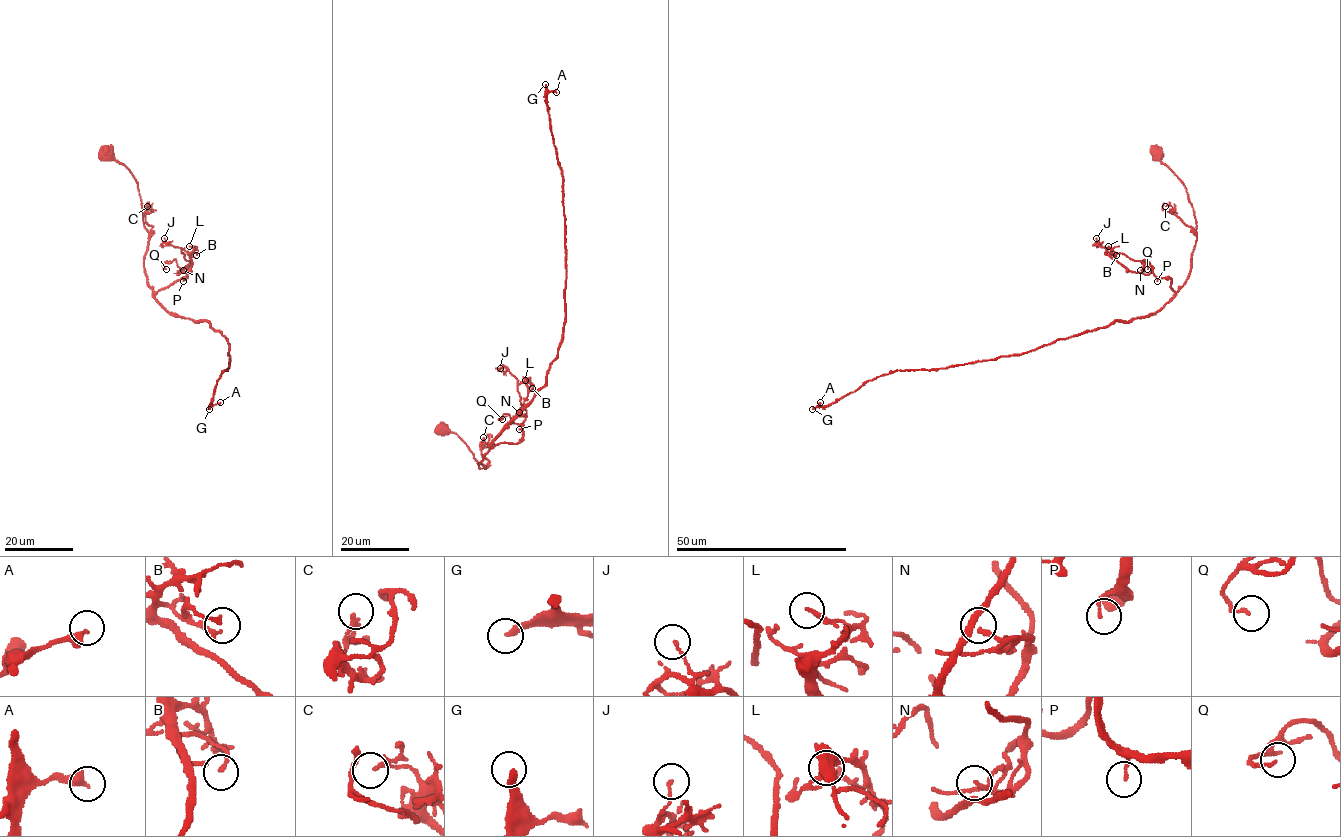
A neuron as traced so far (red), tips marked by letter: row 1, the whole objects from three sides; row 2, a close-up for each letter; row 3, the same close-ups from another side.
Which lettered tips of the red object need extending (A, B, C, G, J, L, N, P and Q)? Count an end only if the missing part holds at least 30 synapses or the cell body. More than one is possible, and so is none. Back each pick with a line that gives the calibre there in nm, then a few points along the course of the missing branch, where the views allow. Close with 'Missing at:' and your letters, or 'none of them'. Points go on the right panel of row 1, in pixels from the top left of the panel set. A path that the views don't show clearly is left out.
G: 240 nm thick
Missing at: G

